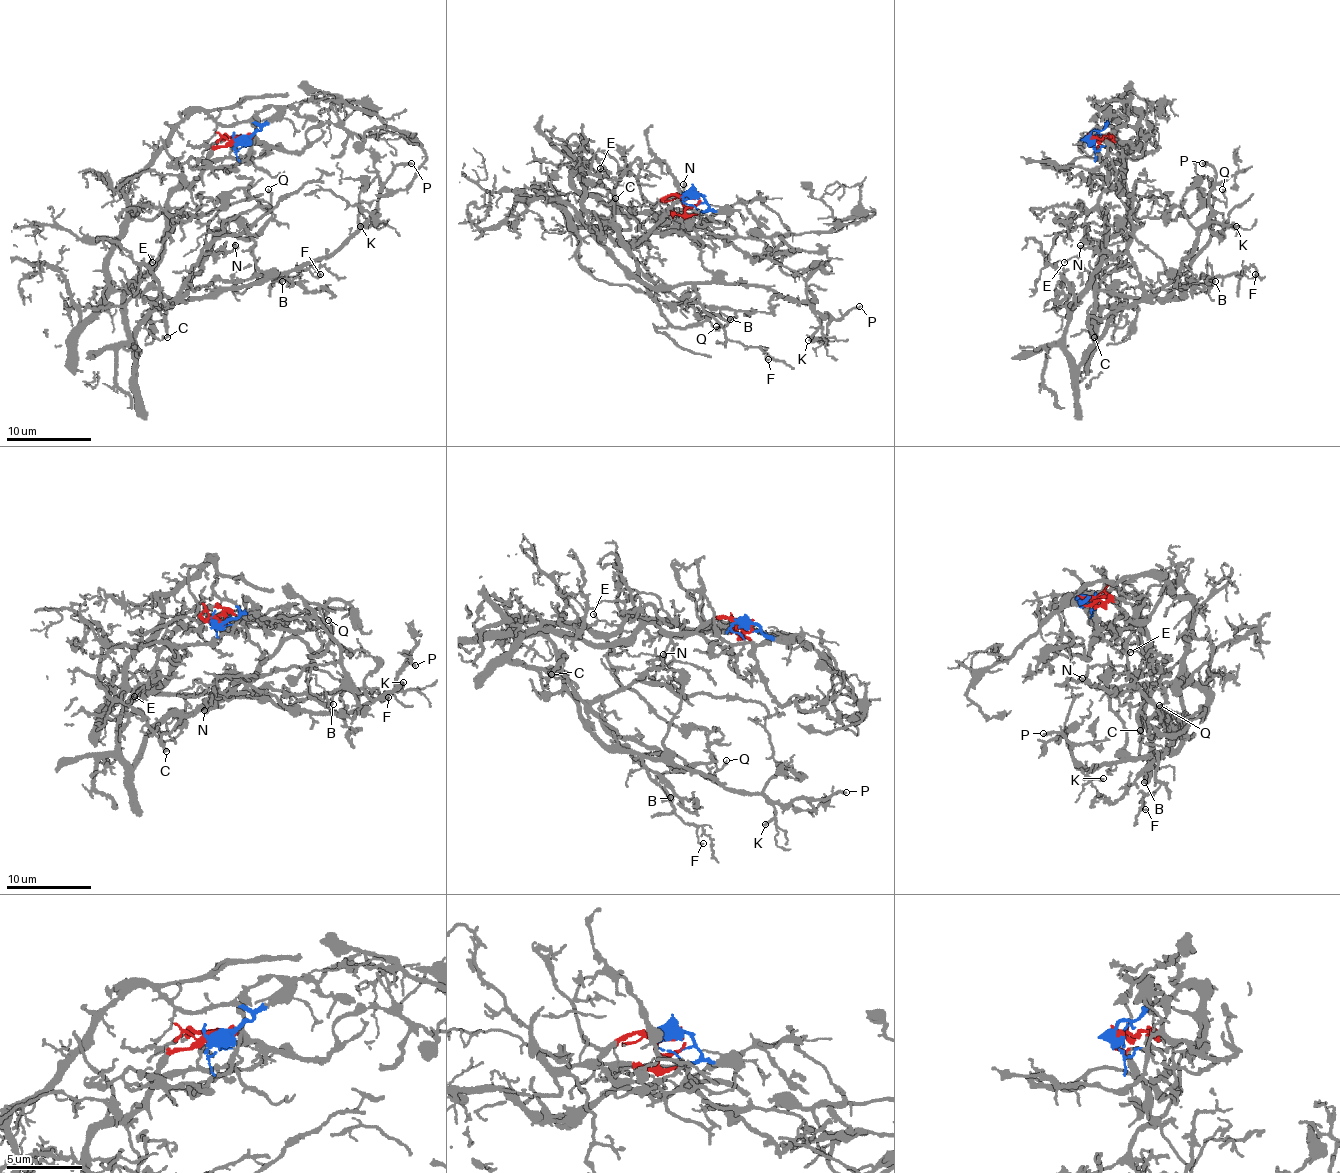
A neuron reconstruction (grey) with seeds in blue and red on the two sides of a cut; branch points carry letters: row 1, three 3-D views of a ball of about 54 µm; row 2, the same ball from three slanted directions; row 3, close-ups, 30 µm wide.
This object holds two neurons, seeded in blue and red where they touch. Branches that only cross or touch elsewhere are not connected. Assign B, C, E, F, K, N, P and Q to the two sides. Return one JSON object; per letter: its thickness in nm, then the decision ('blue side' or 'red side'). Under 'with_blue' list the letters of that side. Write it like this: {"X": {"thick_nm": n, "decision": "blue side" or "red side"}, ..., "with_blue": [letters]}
{"B": {"thick_nm": 200, "decision": "red side"}, "C": {"thick_nm": 220, "decision": "red side"}, "E": {"thick_nm": 110, "decision": "red side"}, "F": {"thick_nm": 130, "decision": "blue side"}, "K": {"thick_nm": 190, "decision": "blue side"}, "N": {"thick_nm": 200, "decision": "red side"}, "P": {"thick_nm": 220, "decision": "blue side"}, "Q": {"thick_nm": 190, "decision": "red side"}, "with_blue": ["F", "K", "P"]}

